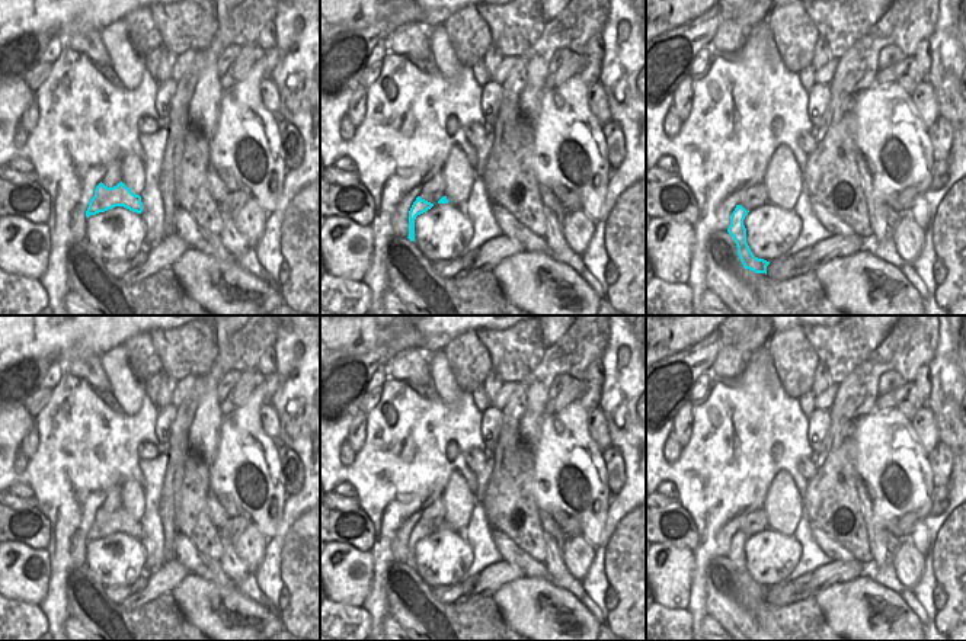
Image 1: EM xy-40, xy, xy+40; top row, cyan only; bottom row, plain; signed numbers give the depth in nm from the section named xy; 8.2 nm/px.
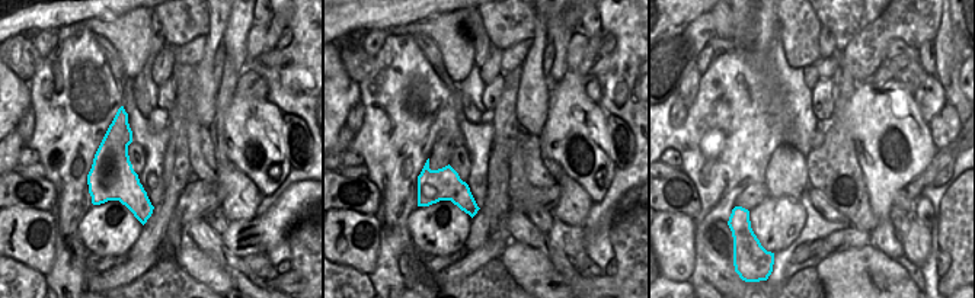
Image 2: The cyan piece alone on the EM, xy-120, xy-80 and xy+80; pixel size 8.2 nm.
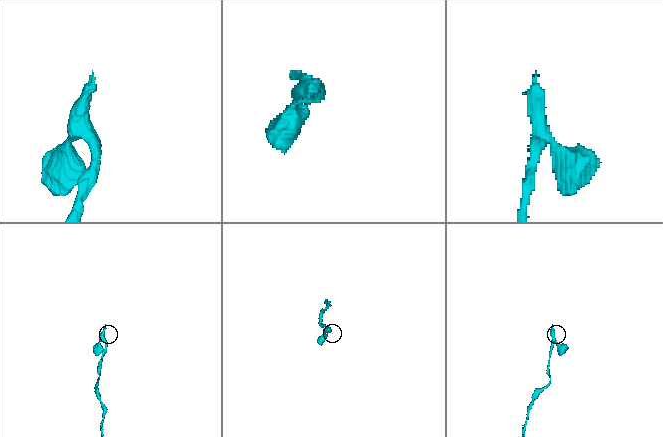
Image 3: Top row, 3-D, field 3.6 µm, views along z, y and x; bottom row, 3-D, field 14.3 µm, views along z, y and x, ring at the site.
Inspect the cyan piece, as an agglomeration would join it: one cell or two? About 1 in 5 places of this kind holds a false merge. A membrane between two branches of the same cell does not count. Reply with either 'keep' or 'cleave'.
keep

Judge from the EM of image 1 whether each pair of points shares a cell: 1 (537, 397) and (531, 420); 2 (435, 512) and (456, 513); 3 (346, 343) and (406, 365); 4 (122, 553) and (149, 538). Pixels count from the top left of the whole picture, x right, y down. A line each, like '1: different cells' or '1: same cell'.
1: same cell
2: different cells
3: different cells
4: different cells

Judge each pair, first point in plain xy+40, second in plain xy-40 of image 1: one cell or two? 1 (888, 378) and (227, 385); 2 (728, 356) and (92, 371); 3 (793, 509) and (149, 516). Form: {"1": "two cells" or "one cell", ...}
{"1": "one cell", "2": "one cell", "3": "two cells"}

